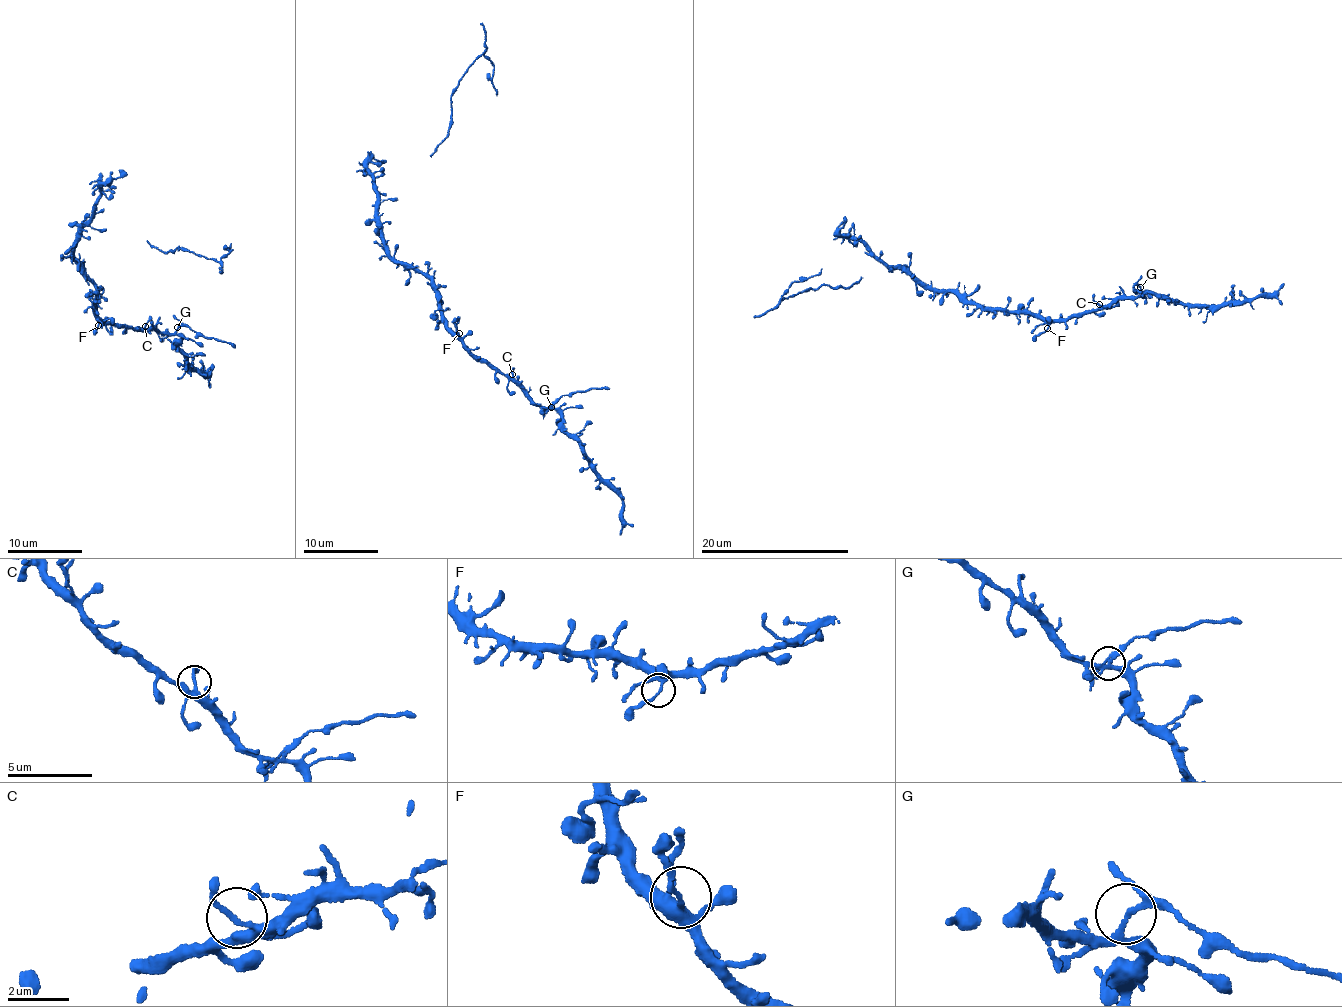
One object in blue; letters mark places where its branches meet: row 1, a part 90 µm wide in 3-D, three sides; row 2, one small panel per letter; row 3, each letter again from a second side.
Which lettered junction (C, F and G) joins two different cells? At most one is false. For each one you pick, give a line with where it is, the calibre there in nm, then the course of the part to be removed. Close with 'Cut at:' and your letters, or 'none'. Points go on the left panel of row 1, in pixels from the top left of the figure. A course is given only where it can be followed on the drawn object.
G: place (177, 327); calibre 150 nm; course (178, 327), (192, 329), (235, 347)
Cut at: G

